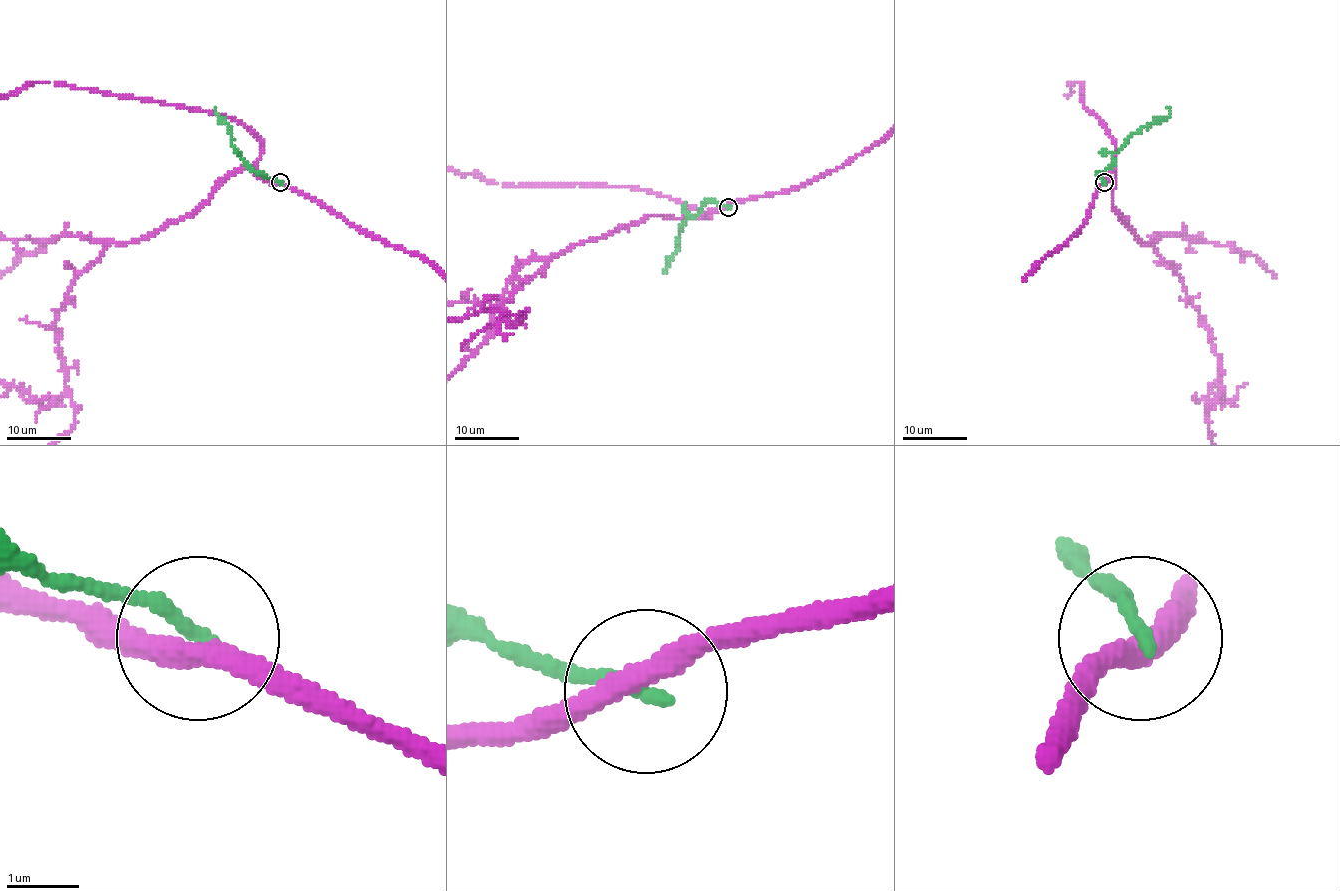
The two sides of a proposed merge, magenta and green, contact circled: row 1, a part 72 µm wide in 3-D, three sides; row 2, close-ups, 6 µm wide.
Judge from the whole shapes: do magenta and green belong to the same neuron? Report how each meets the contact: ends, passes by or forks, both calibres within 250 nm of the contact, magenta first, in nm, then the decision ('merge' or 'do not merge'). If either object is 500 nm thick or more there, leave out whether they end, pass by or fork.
magenta passes by; green ends; calibres 320 and 220 nm; do not merge

